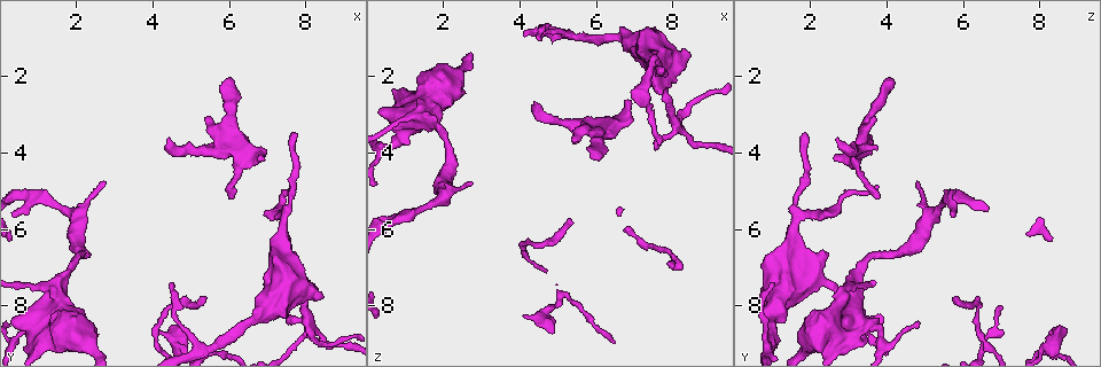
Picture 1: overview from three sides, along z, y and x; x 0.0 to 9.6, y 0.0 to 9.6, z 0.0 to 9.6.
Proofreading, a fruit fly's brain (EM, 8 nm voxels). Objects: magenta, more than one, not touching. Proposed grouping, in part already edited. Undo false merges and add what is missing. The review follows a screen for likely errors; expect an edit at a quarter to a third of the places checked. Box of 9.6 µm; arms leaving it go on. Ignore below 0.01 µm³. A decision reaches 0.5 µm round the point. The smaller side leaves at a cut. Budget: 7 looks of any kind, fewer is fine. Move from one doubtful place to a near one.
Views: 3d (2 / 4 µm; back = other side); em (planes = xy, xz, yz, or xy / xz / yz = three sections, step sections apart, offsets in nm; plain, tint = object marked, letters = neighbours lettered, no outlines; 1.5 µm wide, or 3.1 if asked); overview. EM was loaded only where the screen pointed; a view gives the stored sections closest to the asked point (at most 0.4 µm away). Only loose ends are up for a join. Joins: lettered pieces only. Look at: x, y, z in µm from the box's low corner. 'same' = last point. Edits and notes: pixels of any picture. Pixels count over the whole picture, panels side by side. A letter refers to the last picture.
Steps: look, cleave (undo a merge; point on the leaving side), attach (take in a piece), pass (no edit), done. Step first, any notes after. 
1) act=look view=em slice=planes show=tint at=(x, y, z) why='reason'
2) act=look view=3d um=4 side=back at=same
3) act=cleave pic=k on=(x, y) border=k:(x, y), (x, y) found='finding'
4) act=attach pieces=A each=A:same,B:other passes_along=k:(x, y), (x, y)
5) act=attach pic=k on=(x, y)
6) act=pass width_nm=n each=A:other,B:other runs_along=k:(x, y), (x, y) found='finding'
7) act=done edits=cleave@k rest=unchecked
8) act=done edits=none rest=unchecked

act=look view=em slice=planes show=letters at=(2.20, 6.65, 4.35) why='calibre changes'

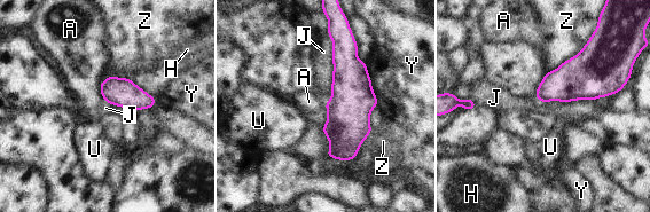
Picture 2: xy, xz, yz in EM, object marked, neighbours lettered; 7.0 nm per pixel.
act=pass width_nm=200 each=A:other,H:other,J:other,U:other,Y:other,Z:other border=2:(589, 37), (577, 54), (546, 72) found='continuous, no second neuron'

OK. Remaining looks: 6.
act=look view=em slice=xz step=8 show=tint at=(6.15, 5.10, 3.75) why='an open end'

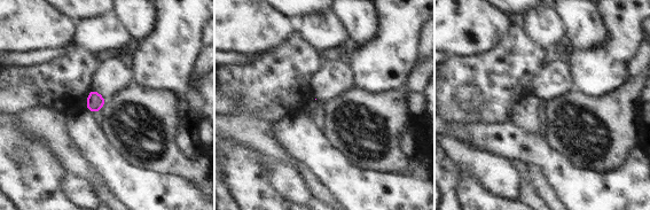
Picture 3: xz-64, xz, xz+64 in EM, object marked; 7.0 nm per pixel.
act=look view=em slice=planes show=letters at=same why='another direction'

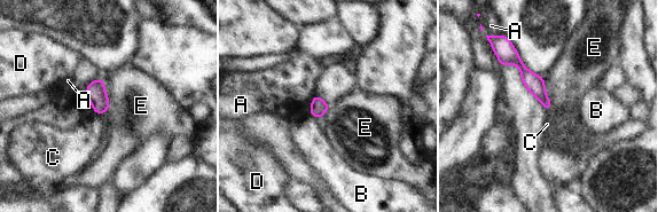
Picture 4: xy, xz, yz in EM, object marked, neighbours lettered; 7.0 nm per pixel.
act=pass each=A:other,B:other,C:other,D:other,E:other border=4:(543, 77), (550, 102), (549, 111) found='no lettered piece goes on from it'

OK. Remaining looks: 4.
act=look view=3d um=2 side=back at=(7.90, 8.00, 7.05) why='an open end'

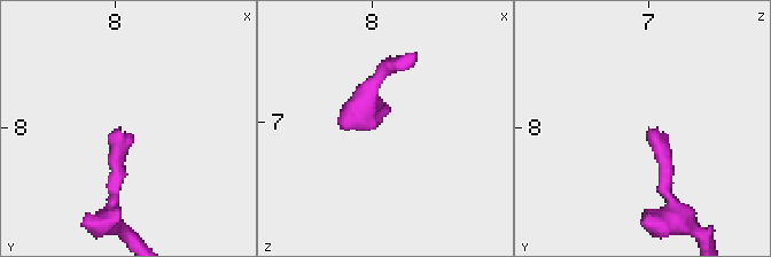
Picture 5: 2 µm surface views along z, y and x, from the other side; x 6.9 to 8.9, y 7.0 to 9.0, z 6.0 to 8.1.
act=look view=em slice=planes show=letters at=(7.94, 8.02, 7.04)

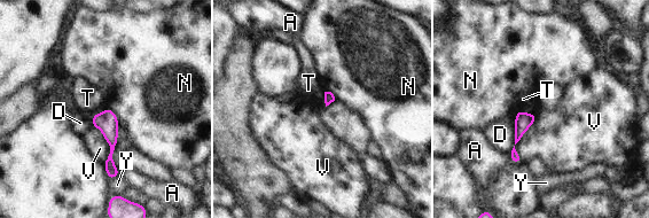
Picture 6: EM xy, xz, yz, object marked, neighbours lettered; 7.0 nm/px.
act=pass width_nm=70 longest_contact=V:340nm each=A:other,D:other,N:other,T:other,V:other,Y:other found='none of them fits'

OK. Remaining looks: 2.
act=done edits=none rest=unchecked

